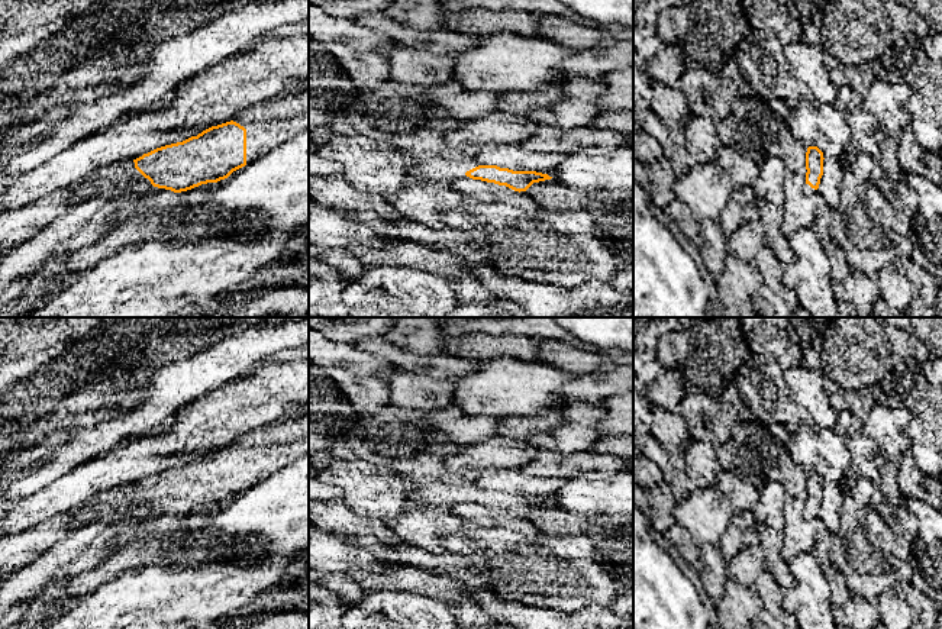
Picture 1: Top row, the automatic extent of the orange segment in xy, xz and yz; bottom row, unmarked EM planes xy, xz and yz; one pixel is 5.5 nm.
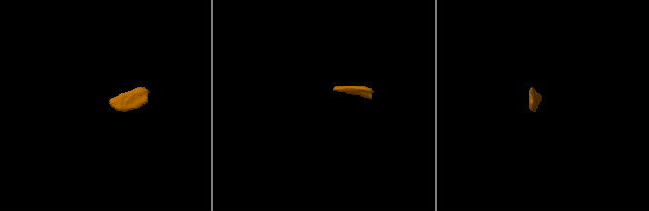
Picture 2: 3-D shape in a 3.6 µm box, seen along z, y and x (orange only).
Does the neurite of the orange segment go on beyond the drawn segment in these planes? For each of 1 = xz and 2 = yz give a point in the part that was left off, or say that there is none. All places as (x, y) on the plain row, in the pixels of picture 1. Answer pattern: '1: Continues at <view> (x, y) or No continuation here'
1: Continues at xz (438, 493)
2: Continues at yz (813, 519)

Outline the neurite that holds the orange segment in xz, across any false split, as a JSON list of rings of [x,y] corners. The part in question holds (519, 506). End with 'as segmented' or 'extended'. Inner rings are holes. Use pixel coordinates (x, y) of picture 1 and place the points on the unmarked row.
[[[458,468],[468,480],[464,484],[445,481],[422,483],[407,481],[407,497],[422,506],[442,506],[451,509],[454,504],[481,504],[506,510],[514,516],[526,516],[533,507],[551,504],[554,496],[513,496],[497,490],[483,490],[477,483],[477,470]]] | extended

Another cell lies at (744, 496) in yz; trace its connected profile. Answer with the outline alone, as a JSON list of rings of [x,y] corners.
[[[723,467],[716,470],[714,486],[730,499],[735,513],[752,512],[761,497],[759,490],[754,484]]]

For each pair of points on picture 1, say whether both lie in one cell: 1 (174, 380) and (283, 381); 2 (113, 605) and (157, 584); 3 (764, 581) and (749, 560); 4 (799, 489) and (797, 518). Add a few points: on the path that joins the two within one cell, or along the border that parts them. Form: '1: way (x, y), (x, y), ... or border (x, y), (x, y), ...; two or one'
1: border (263, 365), (202, 397); two
2: way (123, 605), (136, 605), (147, 594); one
3: border (764, 570), (754, 586); two
4: border (789, 494), (800, 497); two

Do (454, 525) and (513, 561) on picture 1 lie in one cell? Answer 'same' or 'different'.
different

